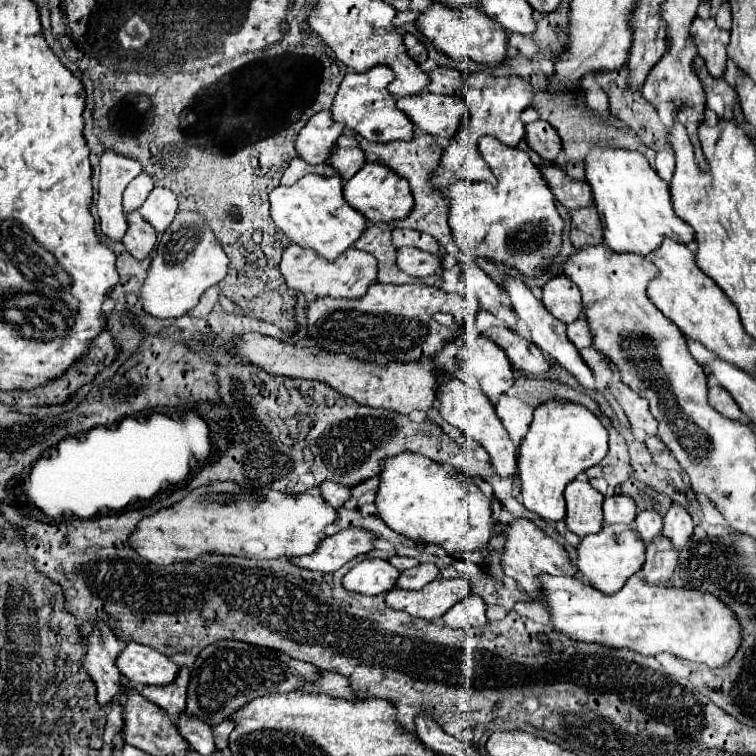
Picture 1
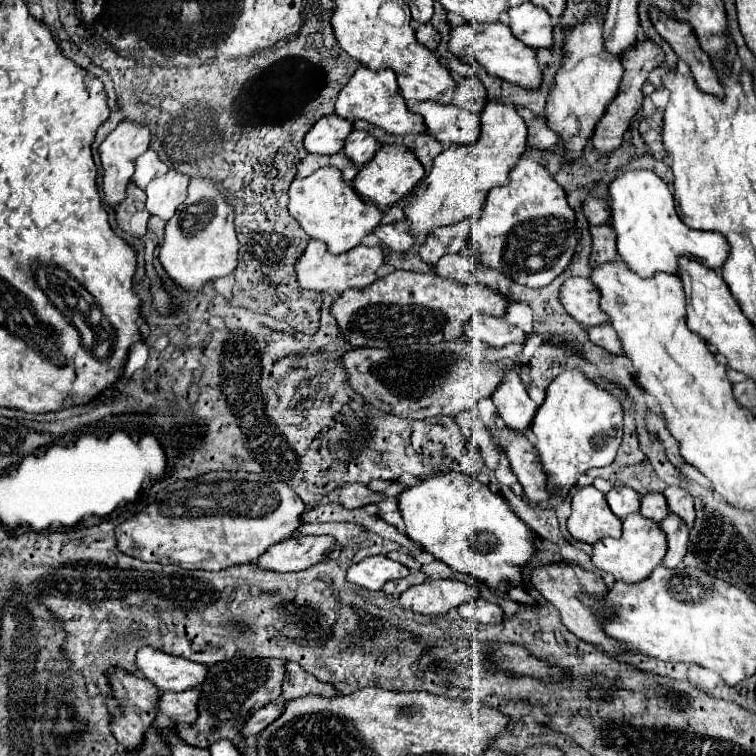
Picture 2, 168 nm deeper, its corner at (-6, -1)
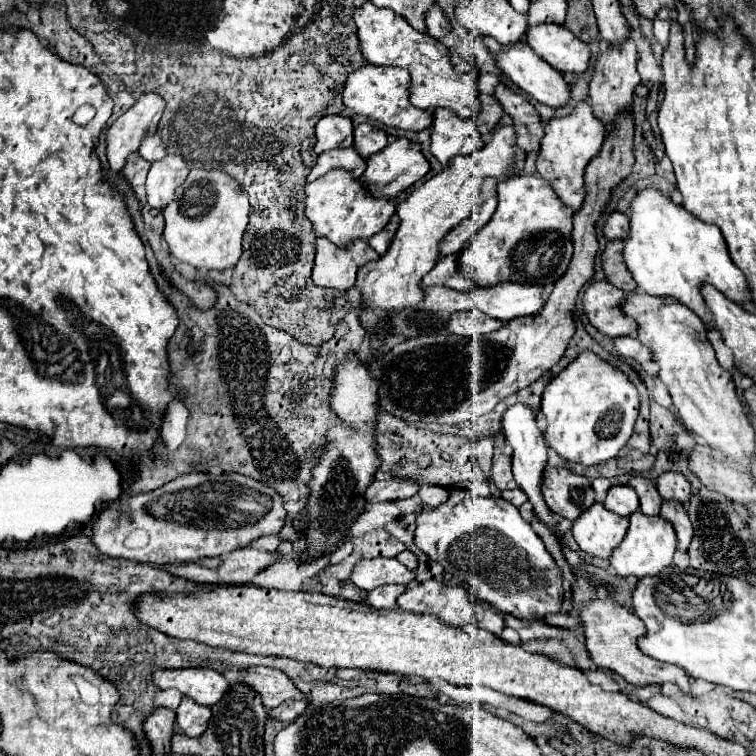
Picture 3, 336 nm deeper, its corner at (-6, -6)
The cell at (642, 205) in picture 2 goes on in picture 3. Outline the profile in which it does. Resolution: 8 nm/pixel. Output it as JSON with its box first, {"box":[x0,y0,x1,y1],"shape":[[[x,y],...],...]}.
{"box":[623,188,749,328],"shape":[[[655,188],[639,190],[629,204],[629,212],[629,236],[623,240],[623,260],[641,290],[651,296],[677,298],[697,316],[701,316],[707,328],[713,326],[711,314],[699,294],[699,286],[703,282],[713,284],[731,300],[749,300],[745,276],[731,262],[725,238],[717,226],[701,222]]]}

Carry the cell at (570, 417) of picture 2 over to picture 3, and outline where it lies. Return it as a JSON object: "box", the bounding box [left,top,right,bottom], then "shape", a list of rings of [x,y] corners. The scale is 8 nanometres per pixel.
{"box":[541,352,639,466],"shape":[[[581,352],[547,384],[541,414],[547,418],[547,446],[563,460],[593,466],[615,458],[627,444],[639,414],[639,394],[623,372],[593,352]]]}

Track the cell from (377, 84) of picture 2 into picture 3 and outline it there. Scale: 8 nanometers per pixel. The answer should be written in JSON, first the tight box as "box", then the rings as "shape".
{"box":[343,66,433,132],"shape":[[[363,66],[355,72],[349,74],[343,90],[343,104],[347,110],[353,114],[361,114],[367,118],[377,118],[377,122],[389,126],[389,128],[399,128],[399,130],[411,130],[419,132],[431,126],[433,114],[427,110],[413,108],[411,102],[407,100],[407,88],[409,88],[409,72],[403,68],[381,68],[381,66]]]}

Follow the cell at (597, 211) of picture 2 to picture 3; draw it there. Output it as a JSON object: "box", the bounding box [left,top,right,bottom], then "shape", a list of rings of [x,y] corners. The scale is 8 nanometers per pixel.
{"box":[603,212,629,240],"shape":[[[611,212],[607,222],[603,224],[605,238],[609,238],[609,240],[621,238],[623,240],[627,236],[627,232],[629,232],[629,218],[625,214],[621,214],[621,212]]]}

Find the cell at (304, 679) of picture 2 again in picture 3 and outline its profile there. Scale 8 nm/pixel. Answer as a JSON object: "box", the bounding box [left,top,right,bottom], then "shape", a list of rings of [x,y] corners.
{"box":[239,666,311,708],"shape":[[[255,666],[255,668],[239,672],[239,680],[245,682],[247,686],[255,688],[263,696],[265,708],[275,708],[283,700],[289,700],[289,698],[307,700],[311,704],[311,700],[299,688],[295,688],[295,684],[291,684],[289,676],[275,668]]]}

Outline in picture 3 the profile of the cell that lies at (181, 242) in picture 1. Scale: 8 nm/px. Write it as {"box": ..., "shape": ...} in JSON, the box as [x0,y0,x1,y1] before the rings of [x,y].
{"box":[163,172,249,270],"shape":[[[189,172],[187,180],[175,190],[173,202],[163,210],[165,242],[169,254],[197,270],[227,270],[241,256],[241,238],[249,222],[247,192],[229,174]]]}

